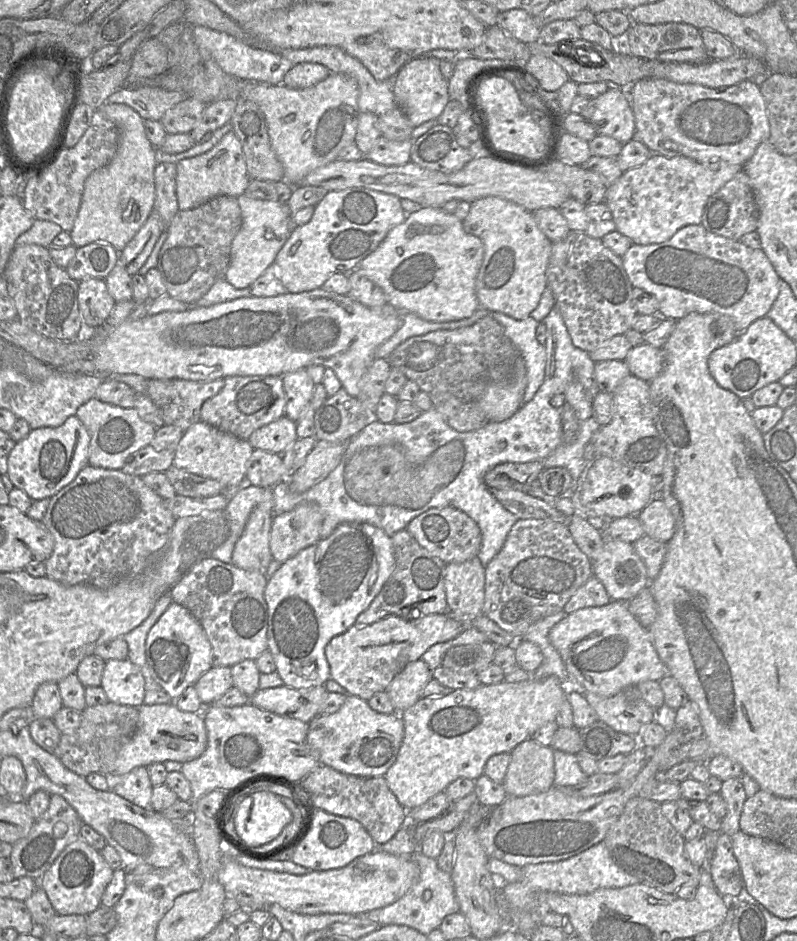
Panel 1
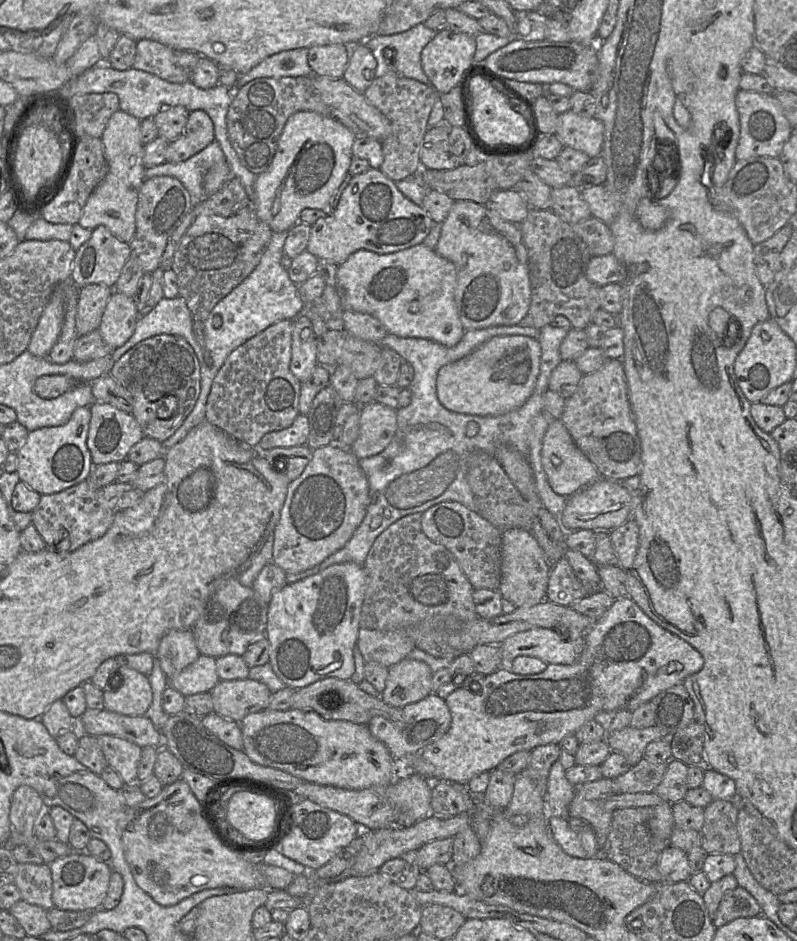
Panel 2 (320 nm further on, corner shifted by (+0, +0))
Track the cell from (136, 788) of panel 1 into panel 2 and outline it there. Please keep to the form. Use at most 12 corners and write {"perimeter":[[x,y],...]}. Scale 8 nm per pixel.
{"perimeter":[[111,735],[96,738],[124,784],[137,782],[142,748]]}

